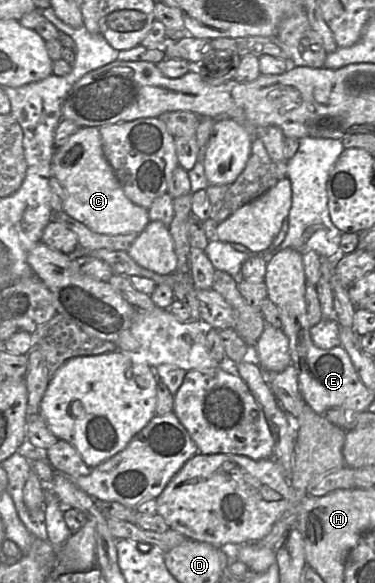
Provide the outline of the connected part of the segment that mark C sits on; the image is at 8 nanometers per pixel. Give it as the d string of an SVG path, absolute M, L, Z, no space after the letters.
M80 127L63 146L56 149L52 159L52 176L57 178L65 191L63 211L94 232L109 235L139 234L150 222L148 209L134 204L125 195L113 168L105 158L99 127Z

